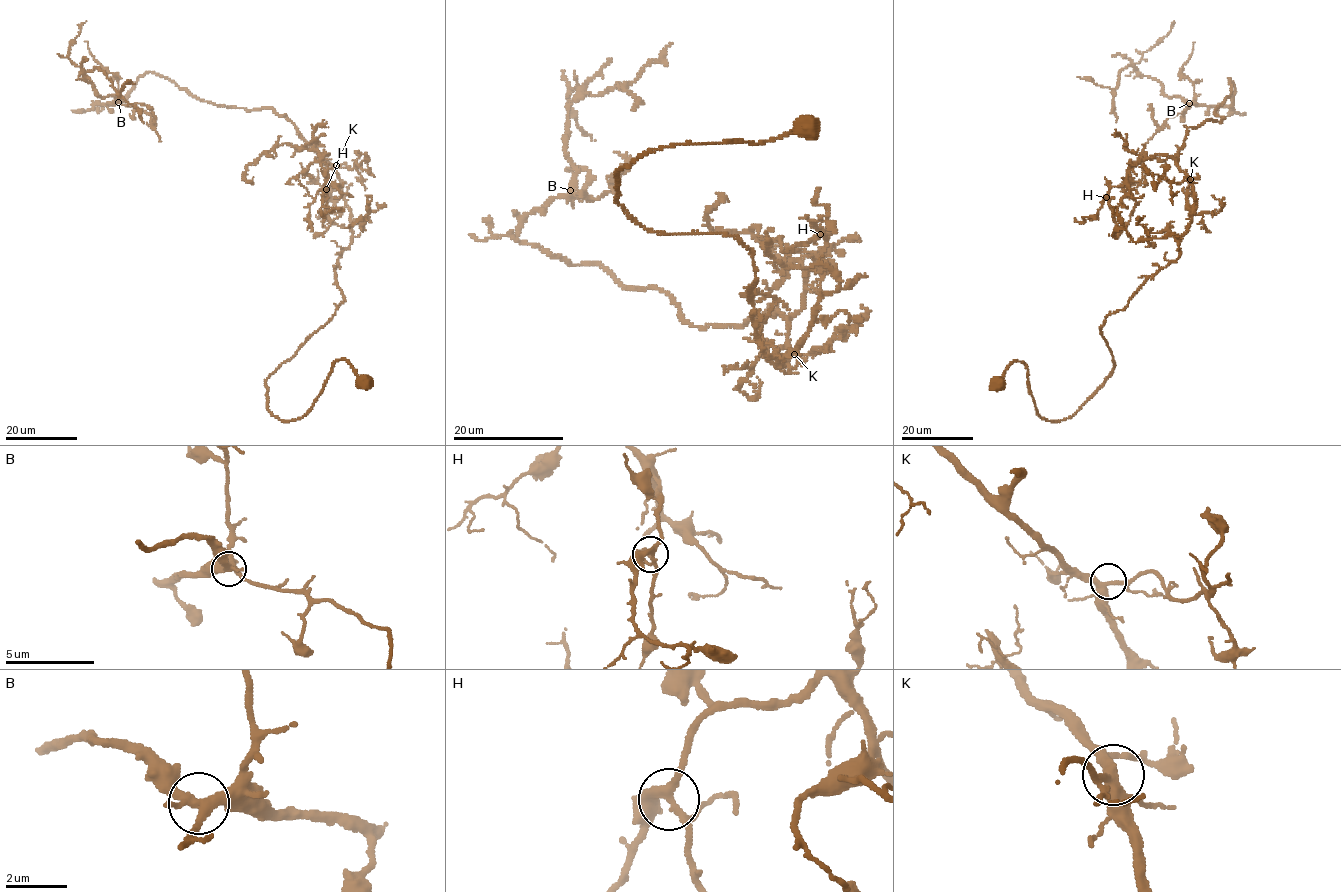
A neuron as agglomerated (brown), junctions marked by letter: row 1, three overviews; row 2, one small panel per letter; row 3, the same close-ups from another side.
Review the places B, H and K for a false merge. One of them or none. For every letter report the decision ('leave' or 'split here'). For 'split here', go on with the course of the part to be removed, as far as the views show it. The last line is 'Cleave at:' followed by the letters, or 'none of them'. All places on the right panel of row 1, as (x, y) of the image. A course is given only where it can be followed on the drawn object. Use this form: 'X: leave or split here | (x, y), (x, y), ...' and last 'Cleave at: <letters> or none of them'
B: leave
H: leave
K: leave
Cleave at: none of them

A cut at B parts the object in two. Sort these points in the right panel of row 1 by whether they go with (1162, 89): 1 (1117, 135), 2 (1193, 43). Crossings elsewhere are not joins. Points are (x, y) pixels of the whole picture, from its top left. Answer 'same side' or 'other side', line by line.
1: other side
2: other side

